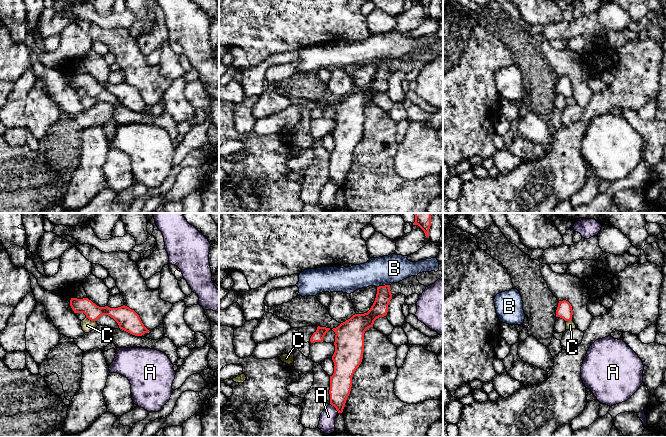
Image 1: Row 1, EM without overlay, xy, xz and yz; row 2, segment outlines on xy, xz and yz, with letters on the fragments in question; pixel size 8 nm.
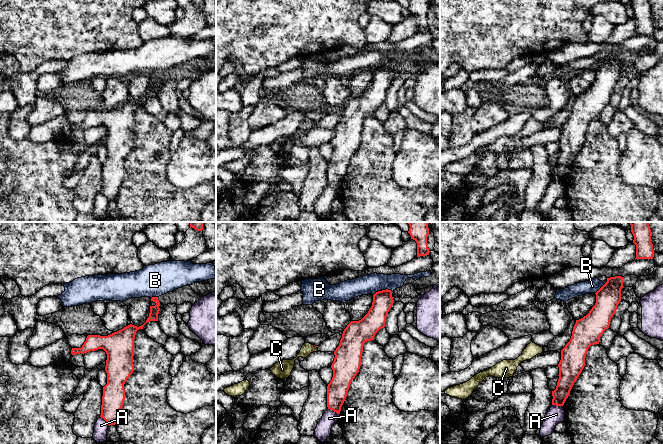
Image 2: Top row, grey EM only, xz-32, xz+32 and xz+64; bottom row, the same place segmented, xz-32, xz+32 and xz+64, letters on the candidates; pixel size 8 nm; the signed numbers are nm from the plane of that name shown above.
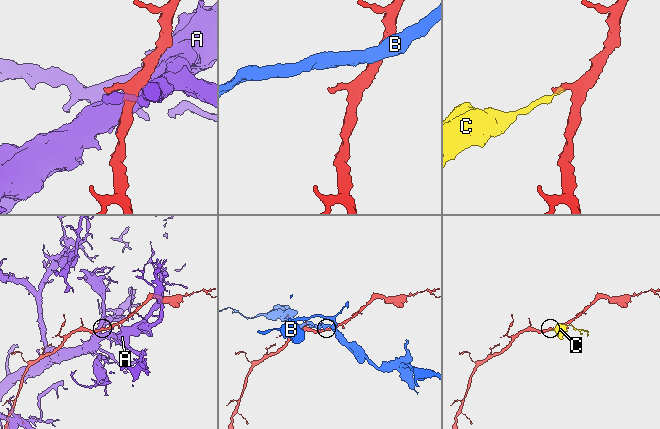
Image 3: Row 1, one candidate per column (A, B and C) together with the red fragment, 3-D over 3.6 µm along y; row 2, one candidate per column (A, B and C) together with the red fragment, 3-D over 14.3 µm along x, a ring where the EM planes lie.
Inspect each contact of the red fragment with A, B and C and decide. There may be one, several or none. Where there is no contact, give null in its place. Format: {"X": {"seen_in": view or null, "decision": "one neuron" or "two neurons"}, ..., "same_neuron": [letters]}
{"A": {"seen_in": "xz", "decision": "two neurons"}, "B": {"seen_in": "xz", "decision": "two neurons"}, "C": {"seen_in": "xy", "decision": "two neurons"}, "same_neuron": []}

